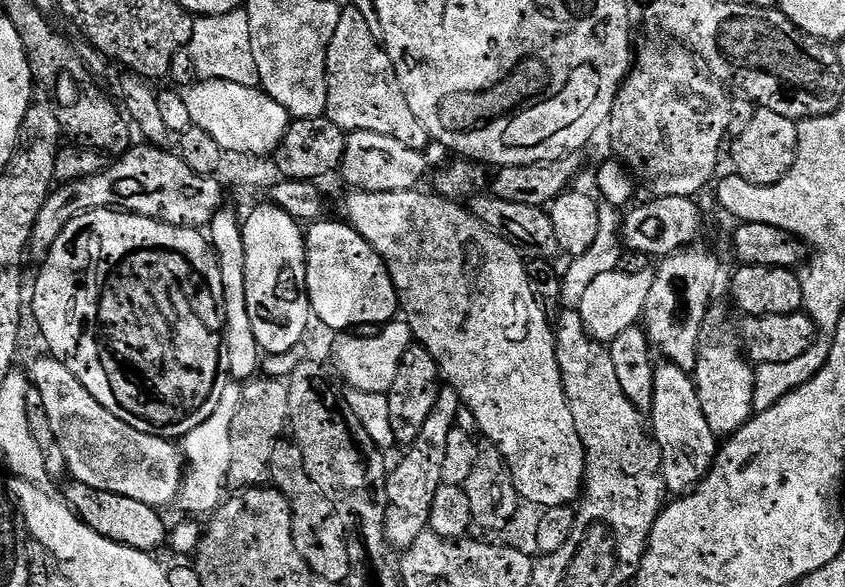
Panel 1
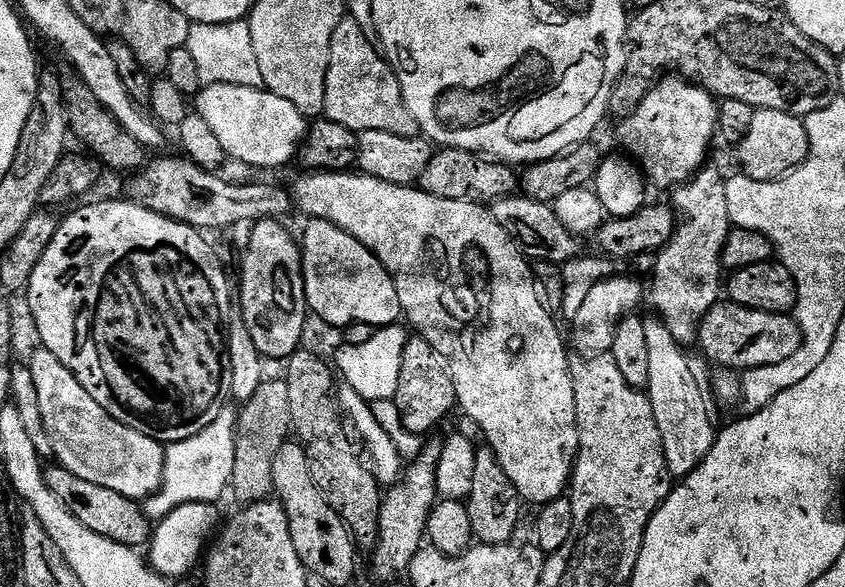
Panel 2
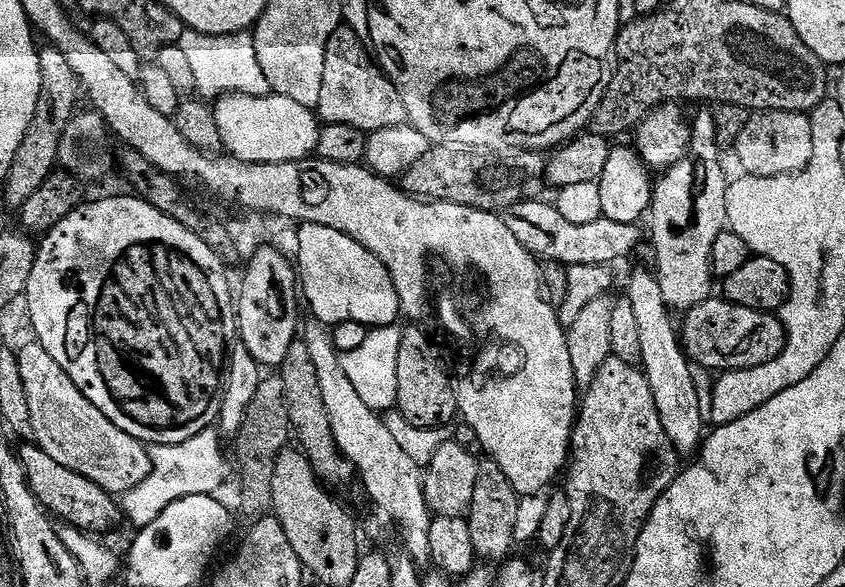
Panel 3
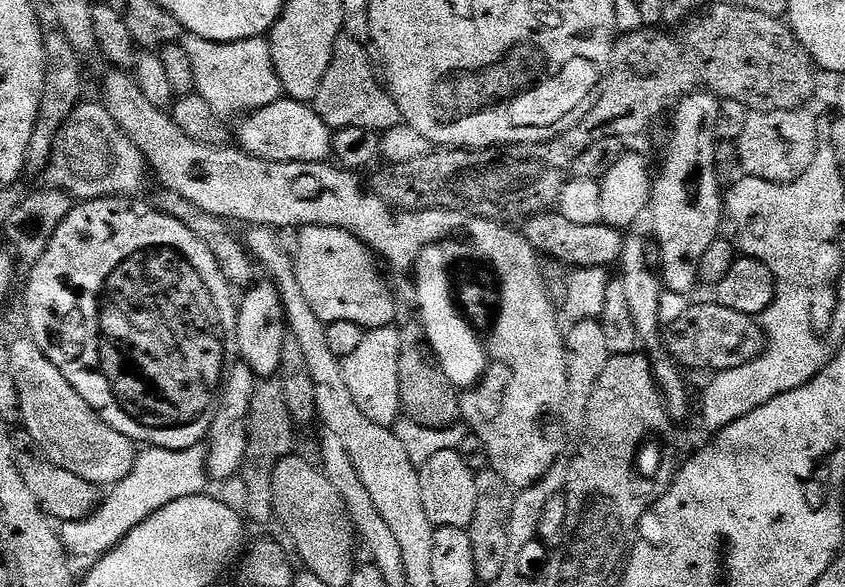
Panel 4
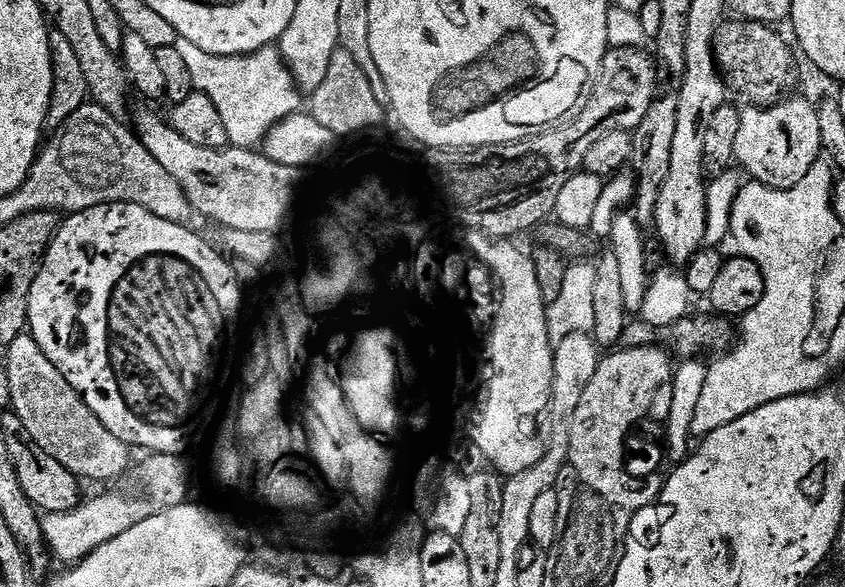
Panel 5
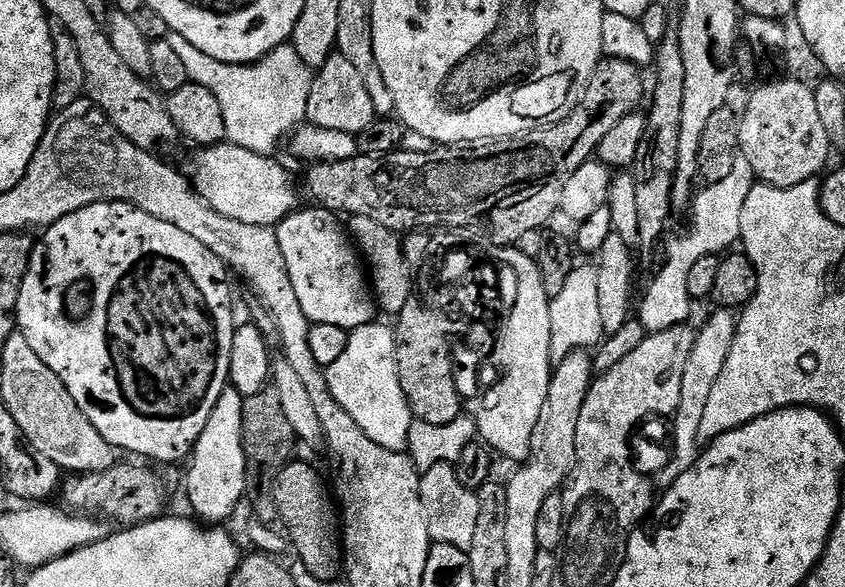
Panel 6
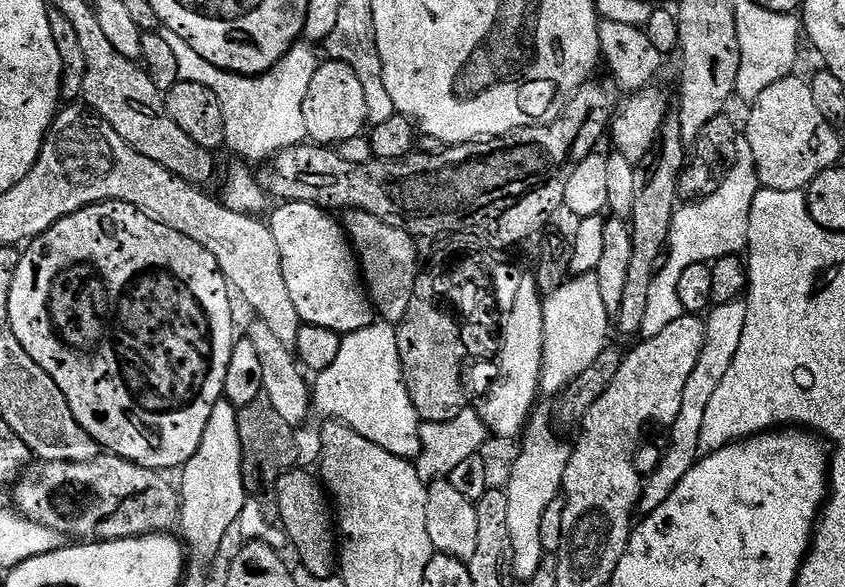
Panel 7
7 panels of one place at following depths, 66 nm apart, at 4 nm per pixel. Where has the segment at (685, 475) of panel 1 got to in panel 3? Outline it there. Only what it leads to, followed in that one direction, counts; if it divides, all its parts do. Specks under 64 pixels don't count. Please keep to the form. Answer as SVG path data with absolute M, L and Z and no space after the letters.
M641 270L634 272L628 280L626 299L630 306L634 306L634 315L638 322L643 374L650 382L650 394L654 394L654 406L658 406L658 418L662 418L662 430L666 430L666 438L670 438L677 452L695 453L706 436L706 412L705 409L704 412L700 409L700 392L696 389L697 373L688 355L680 347L678 328L675 323L672 325L673 313L666 298L662 298L662 286L658 286L653 273Z

